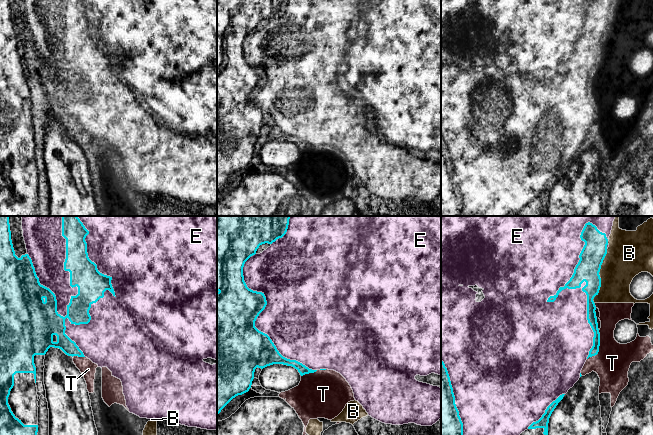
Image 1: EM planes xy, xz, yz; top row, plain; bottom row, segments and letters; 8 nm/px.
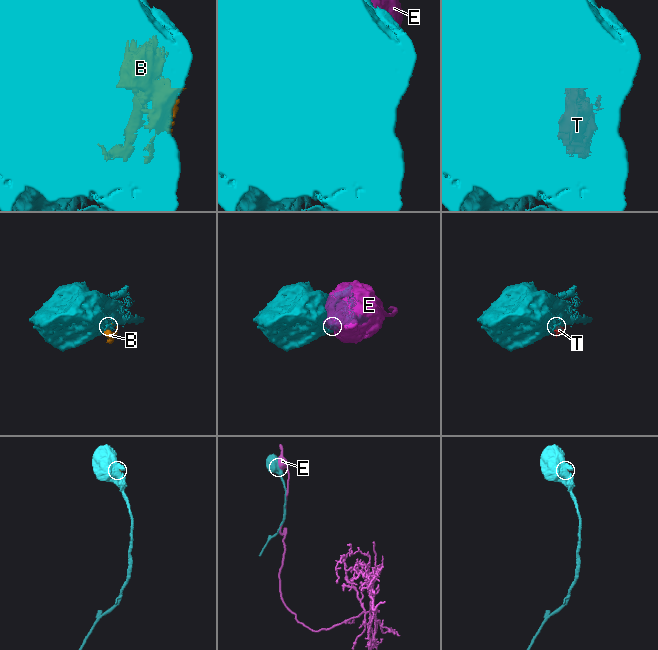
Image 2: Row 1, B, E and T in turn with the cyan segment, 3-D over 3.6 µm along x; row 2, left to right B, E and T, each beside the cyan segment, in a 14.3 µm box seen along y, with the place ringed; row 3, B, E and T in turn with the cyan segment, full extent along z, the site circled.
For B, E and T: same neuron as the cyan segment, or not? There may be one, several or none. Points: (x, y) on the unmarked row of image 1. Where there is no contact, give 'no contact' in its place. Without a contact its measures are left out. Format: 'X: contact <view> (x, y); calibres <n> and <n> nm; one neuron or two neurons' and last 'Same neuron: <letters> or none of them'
B: contact yz (599, 52); calibres 190 and 320 nm; two neurons
E: contact xy (78, 64); calibres 240 and 160 nm; two neurons
T: contact yz (598, 123); calibres 80 and 280 nm; two neurons
Same neuron: none of them

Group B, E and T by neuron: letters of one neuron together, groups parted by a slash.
B T / E

